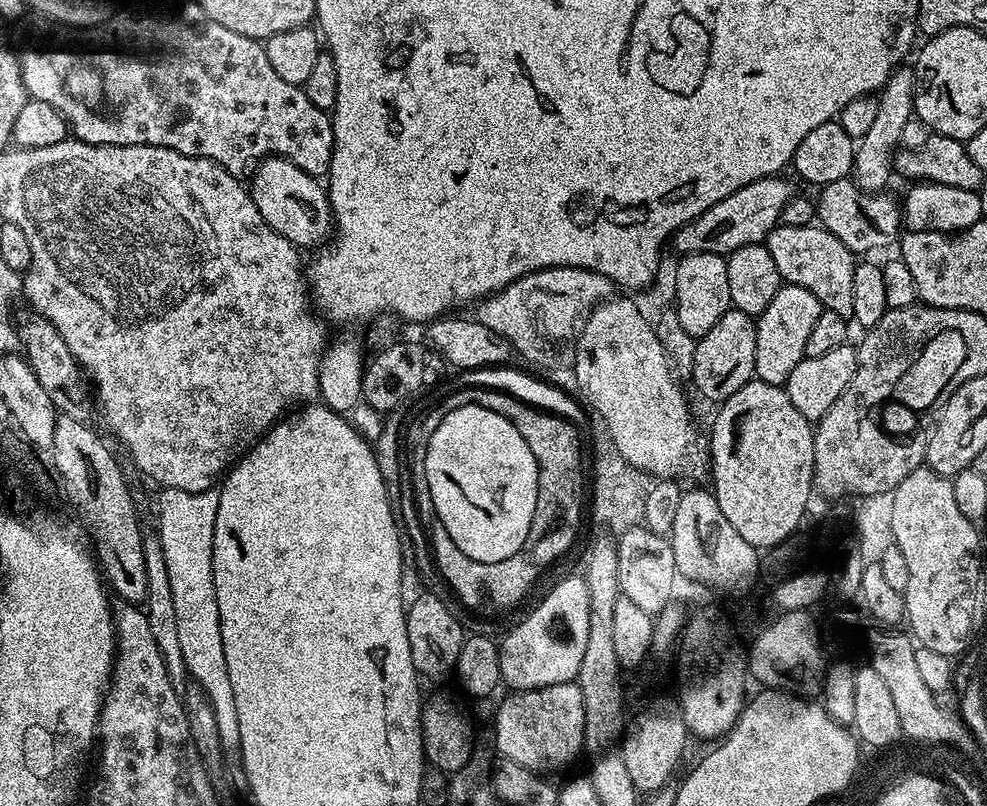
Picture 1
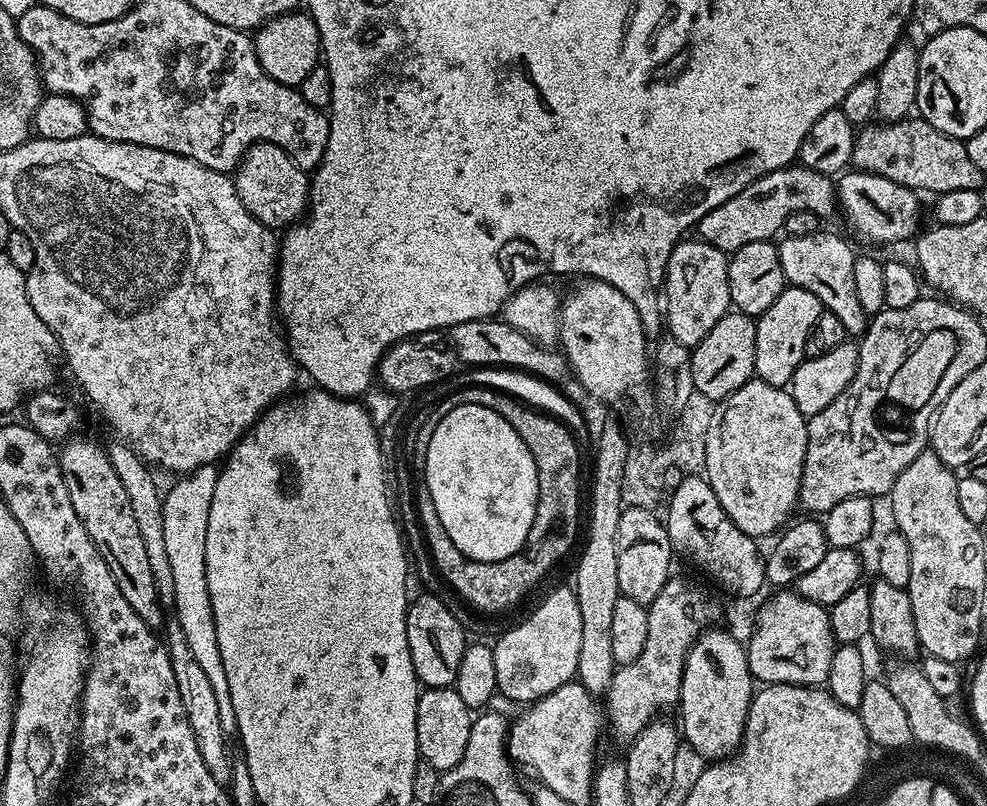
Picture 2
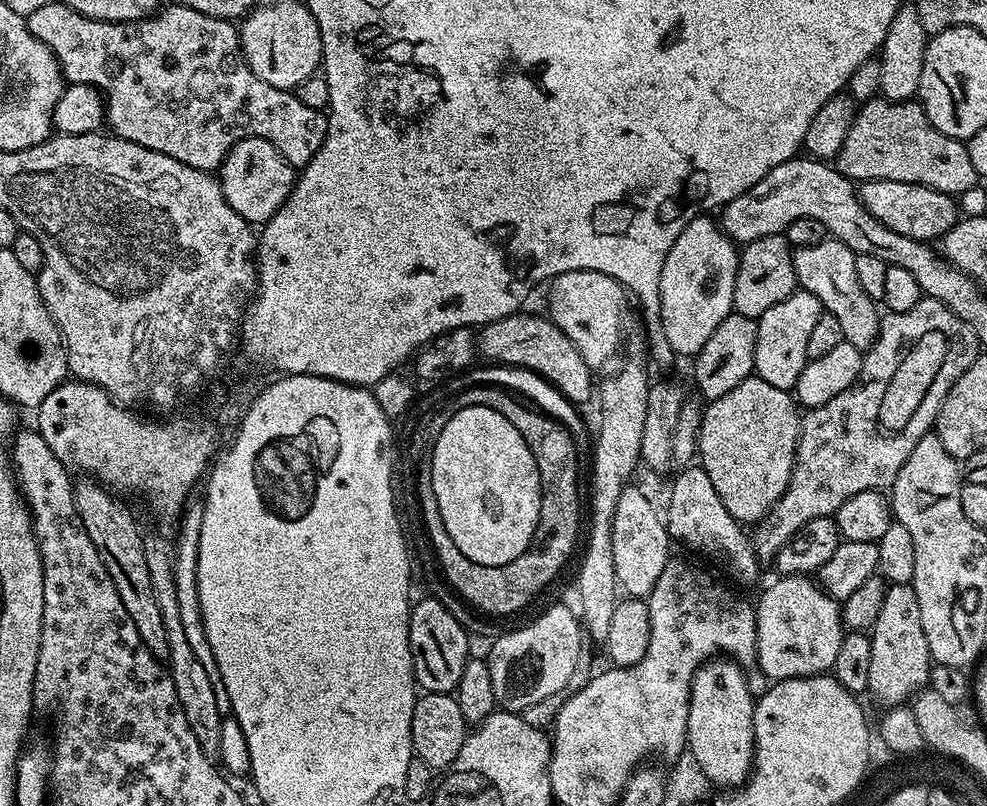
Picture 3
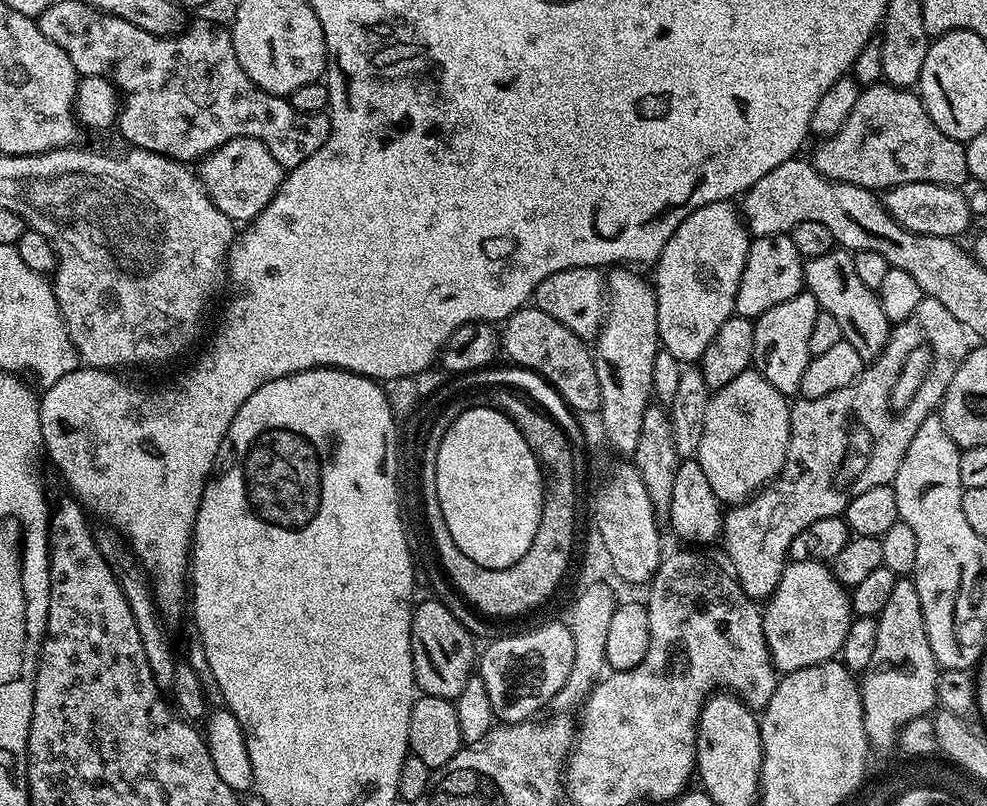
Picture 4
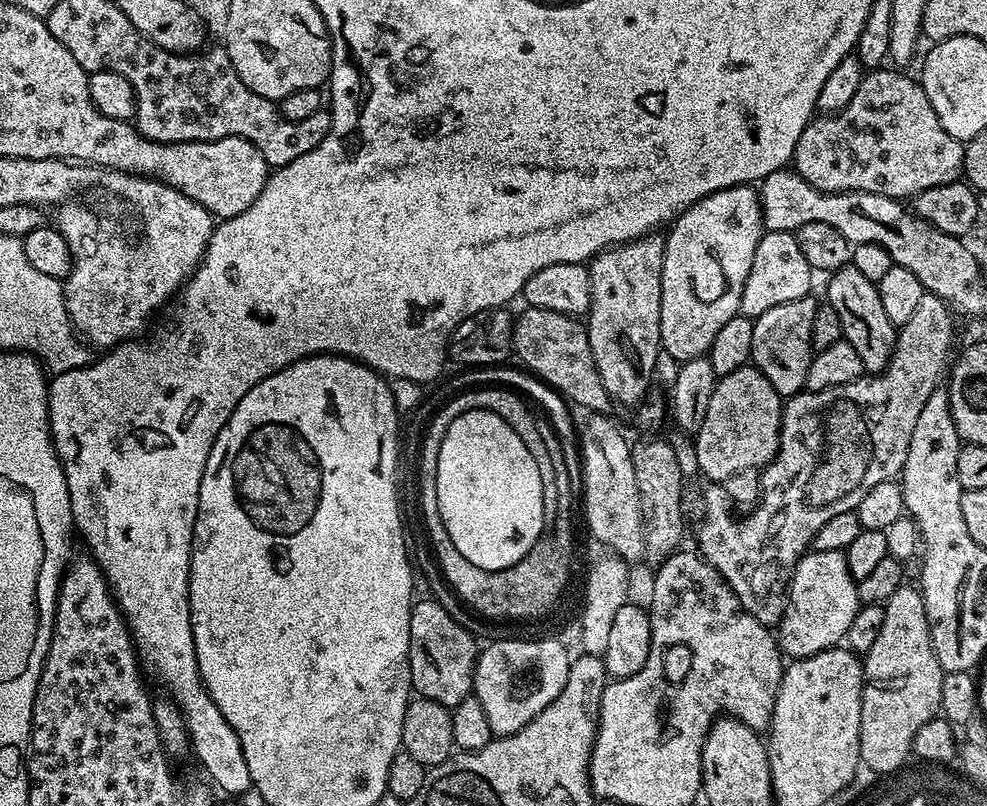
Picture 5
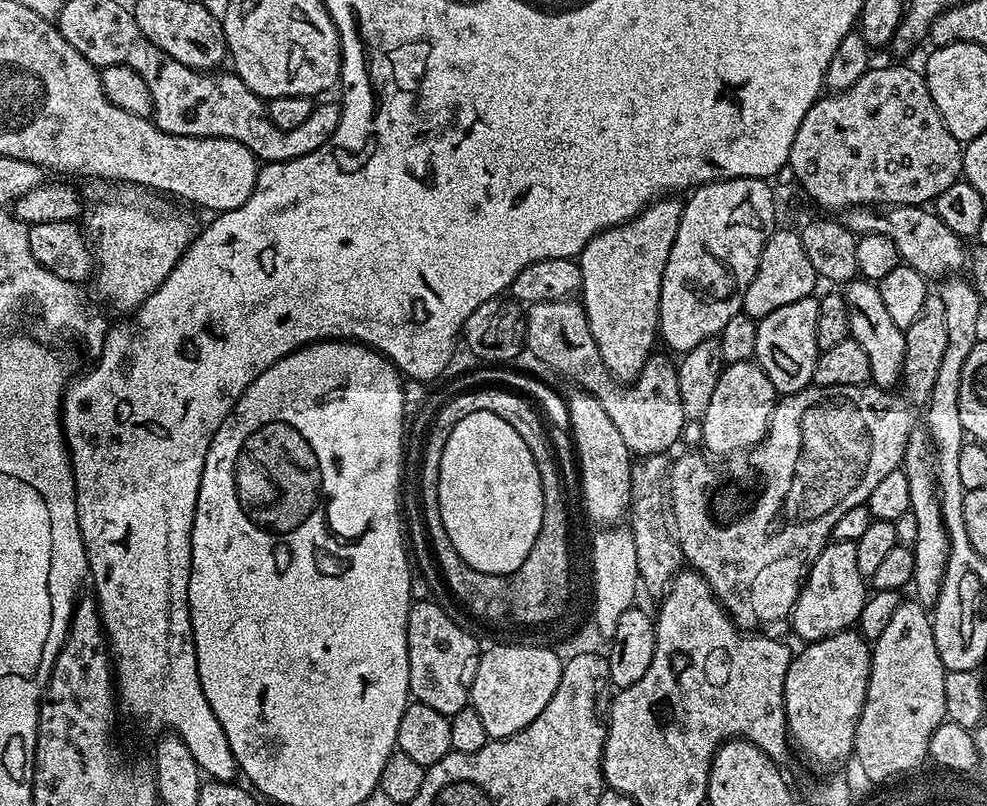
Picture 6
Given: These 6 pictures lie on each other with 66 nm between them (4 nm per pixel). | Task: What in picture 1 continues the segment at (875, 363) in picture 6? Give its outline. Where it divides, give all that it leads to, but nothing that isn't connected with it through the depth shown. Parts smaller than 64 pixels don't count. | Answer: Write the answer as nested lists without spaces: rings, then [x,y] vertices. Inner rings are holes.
[[[815,223],[806,226],[780,224],[773,228],[766,246],[784,284],[802,286],[810,290],[824,308],[834,310],[834,314],[851,317],[854,310],[854,270],[858,260],[851,250],[838,242],[838,238],[834,238],[834,234]]]

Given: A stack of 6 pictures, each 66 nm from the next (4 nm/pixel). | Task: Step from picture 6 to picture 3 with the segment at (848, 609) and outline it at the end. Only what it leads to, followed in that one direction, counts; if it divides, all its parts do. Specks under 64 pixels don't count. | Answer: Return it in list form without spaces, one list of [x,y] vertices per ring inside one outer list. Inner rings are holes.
[[[811,575],[776,578],[754,607],[756,664],[769,681],[818,676],[832,669],[846,629],[840,621],[840,604],[824,593]]]

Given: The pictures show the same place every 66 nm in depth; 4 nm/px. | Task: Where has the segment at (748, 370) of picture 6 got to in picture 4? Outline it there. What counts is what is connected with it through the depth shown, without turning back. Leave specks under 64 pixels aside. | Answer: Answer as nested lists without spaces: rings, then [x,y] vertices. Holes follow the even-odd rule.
[[[755,370],[738,374],[738,378],[711,393],[703,423],[704,441],[694,459],[701,464],[721,505],[741,505],[779,476],[790,446],[791,417],[789,397],[774,390]]]

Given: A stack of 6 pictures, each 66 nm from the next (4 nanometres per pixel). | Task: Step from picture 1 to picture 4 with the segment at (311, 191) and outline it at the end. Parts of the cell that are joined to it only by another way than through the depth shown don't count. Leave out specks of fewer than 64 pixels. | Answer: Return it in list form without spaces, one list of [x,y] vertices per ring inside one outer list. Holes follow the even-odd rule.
[[[236,136],[218,146],[198,164],[198,179],[206,194],[214,206],[218,206],[218,210],[222,210],[222,214],[229,216],[233,222],[251,222],[274,198],[285,175],[286,169],[262,142],[245,136]]]

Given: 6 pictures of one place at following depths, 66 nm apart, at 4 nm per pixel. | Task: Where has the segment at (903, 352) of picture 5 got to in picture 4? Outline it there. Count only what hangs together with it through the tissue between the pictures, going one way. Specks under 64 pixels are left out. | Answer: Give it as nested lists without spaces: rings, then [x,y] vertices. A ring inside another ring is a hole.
[[[926,298],[918,302],[918,307],[914,314],[910,314],[910,318],[891,329],[888,345],[882,350],[882,354],[865,367],[853,384],[842,386],[842,390],[834,390],[822,398],[797,399],[797,404],[795,401],[791,405],[790,446],[784,468],[768,487],[760,489],[760,500],[752,498],[750,510],[741,508],[736,512],[731,507],[723,517],[724,552],[728,555],[733,568],[731,571],[745,594],[757,602],[767,601],[784,573],[790,542],[794,542],[794,538],[798,538],[798,534],[802,534],[802,530],[806,530],[810,522],[841,515],[852,498],[870,490],[870,486],[891,484],[898,474],[898,466],[902,466],[902,458],[906,455],[906,449],[914,439],[918,426],[922,426],[927,416],[939,409],[948,389],[922,388],[910,410],[904,412],[902,408],[902,414],[898,414],[898,408],[894,408],[898,404],[892,404],[892,398],[902,398],[902,402],[906,400],[906,394],[898,394],[898,388],[920,388],[920,378],[924,372],[924,368],[916,368],[916,372],[908,368],[902,374],[902,366],[928,364],[932,368],[932,378],[953,379],[958,366],[962,366],[970,351],[968,340],[970,341],[970,336],[964,324],[958,322],[958,318],[954,318],[954,314],[950,314],[950,310],[942,306],[942,302]]]

